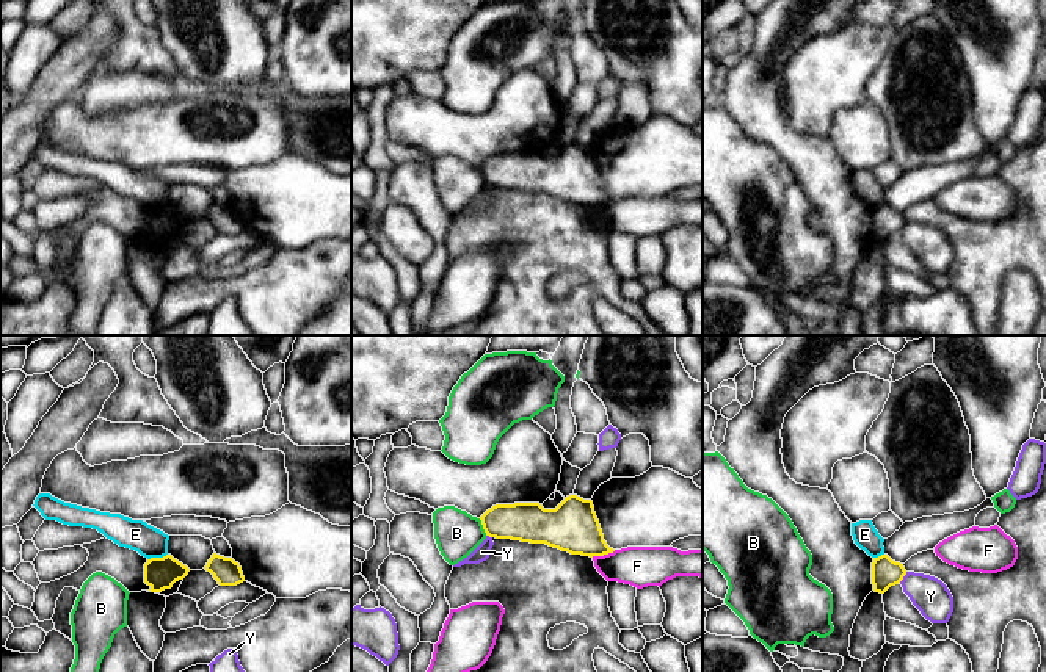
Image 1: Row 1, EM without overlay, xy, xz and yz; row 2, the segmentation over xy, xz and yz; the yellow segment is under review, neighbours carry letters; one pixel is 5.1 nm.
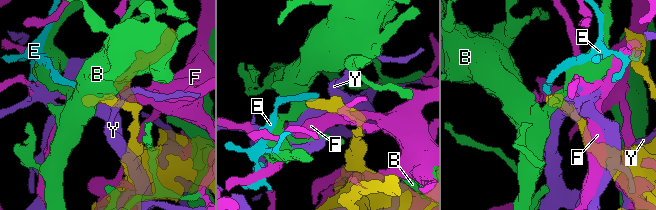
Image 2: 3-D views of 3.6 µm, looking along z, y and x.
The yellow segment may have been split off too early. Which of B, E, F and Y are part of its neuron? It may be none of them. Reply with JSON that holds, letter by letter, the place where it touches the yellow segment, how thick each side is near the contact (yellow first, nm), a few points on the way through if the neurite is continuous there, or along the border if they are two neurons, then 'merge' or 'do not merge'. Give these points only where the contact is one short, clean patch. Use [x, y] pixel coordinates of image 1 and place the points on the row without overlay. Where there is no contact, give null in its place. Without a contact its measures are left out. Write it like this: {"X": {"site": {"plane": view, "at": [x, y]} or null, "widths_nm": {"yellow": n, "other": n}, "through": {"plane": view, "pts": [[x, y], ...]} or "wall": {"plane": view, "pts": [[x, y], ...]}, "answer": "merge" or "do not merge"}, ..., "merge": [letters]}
{"B": {"site": {"plane": "xz", "at": [483, 176]}, "widths_nm": {"yellow": 200, "other": 240}, "answer": "do not merge"}, "E": {"site": {"plane": "xy", "at": [157, 207]}, "widths_nm": {"yellow": 170, "other": 160}, "wall": {"plane": "xy", "pts": [[167, 202], [148, 209]]}, "answer": "do not merge"}, "F": {"site": {"plane": "xz", "at": [602, 204]}, "widths_nm": {"yellow": 260, "other": 200}, "answer": "do not merge"}, "Y": {"site": {"plane": "yz", "at": [904, 224]}, "widths_nm": {"yellow": 140, "other": 190}, "answer": "do not merge"}, "merge": []}

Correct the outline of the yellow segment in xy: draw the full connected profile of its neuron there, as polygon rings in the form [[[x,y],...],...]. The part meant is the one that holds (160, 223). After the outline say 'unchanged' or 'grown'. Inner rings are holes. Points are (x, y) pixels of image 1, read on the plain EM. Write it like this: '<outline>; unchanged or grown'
[[[171,204],[151,207],[144,213],[144,232],[151,237],[151,241],[162,241],[171,238],[176,230],[183,229],[188,221],[190,218]]]; unchanged

